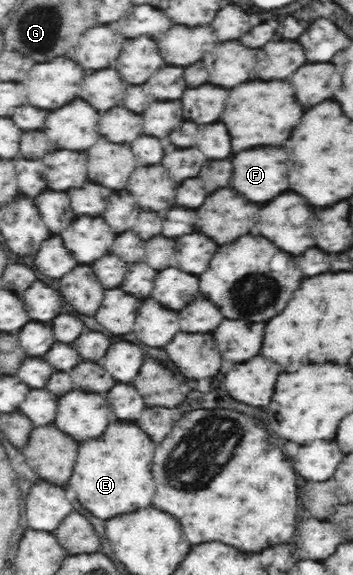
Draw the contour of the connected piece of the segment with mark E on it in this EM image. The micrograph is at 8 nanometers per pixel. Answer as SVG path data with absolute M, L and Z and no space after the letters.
M110 424L106 434L96 440L82 442L78 460L70 478L70 488L76 492L80 504L96 518L108 520L138 508L146 508L154 498L154 476L150 472L154 442L132 424Z

